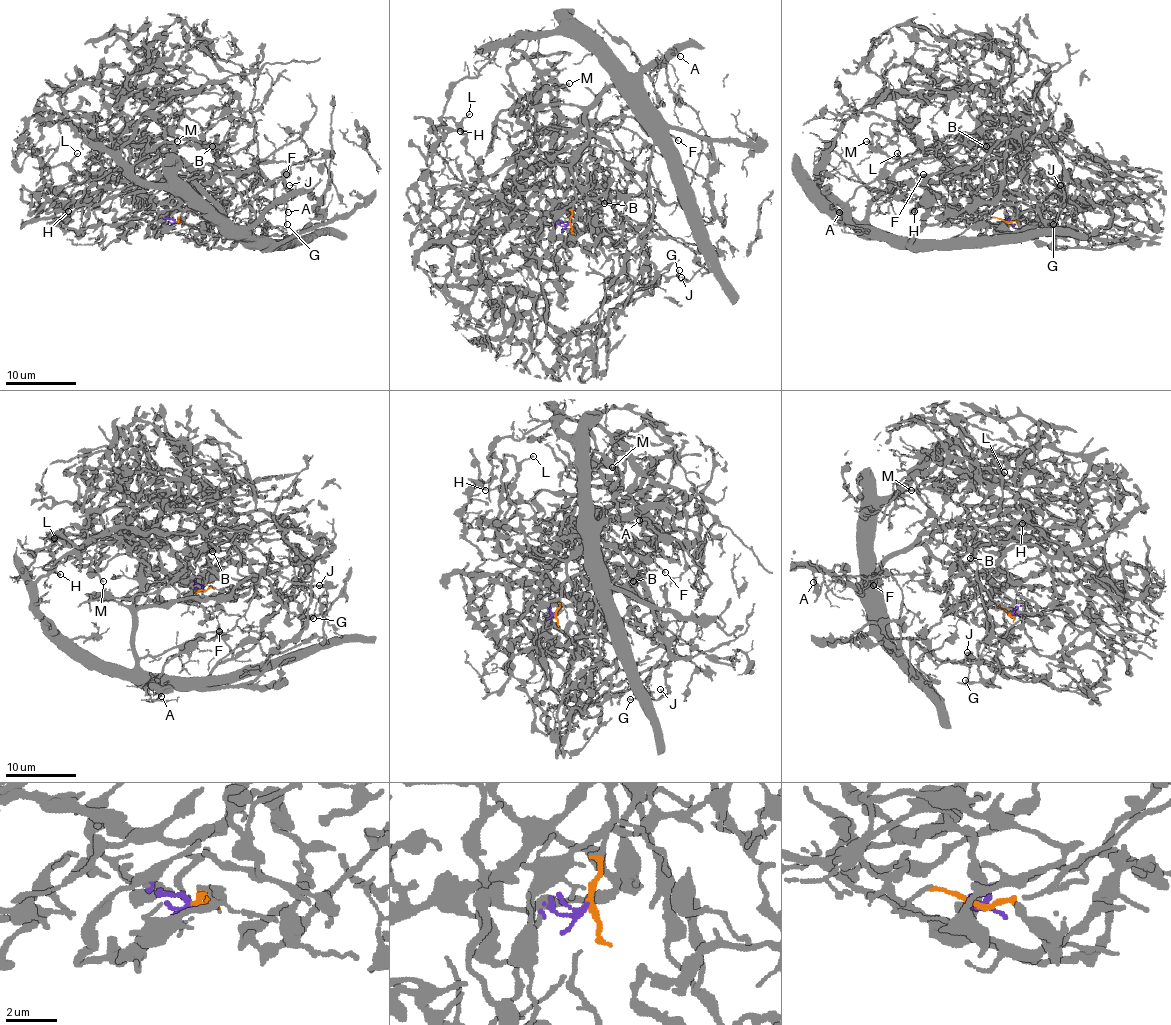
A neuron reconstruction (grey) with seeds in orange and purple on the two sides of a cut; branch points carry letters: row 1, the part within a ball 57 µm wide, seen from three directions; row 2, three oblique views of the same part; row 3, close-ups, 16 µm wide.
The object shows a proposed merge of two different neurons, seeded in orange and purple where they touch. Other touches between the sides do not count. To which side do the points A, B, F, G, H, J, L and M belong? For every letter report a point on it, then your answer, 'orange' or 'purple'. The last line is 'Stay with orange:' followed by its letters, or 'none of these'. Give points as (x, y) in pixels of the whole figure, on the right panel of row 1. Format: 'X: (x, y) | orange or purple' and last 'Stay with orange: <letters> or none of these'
A: (839, 212) | orange
B: (986, 146) | purple
F: (923, 174) | orange
G: (1053, 224) | orange
H: (914, 211) | purple
J: (1060, 185) | orange
L: (897, 153) | purple
M: (866, 141) | purple
Stay with orange: A, F, G, J

